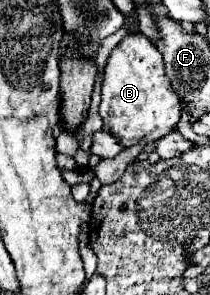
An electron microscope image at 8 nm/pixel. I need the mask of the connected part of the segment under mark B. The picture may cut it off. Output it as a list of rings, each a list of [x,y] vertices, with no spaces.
[[[141,32],[127,34],[111,52],[101,84],[103,130],[115,136],[123,146],[135,142],[153,142],[167,136],[181,116],[181,100],[165,76],[161,52]]]

